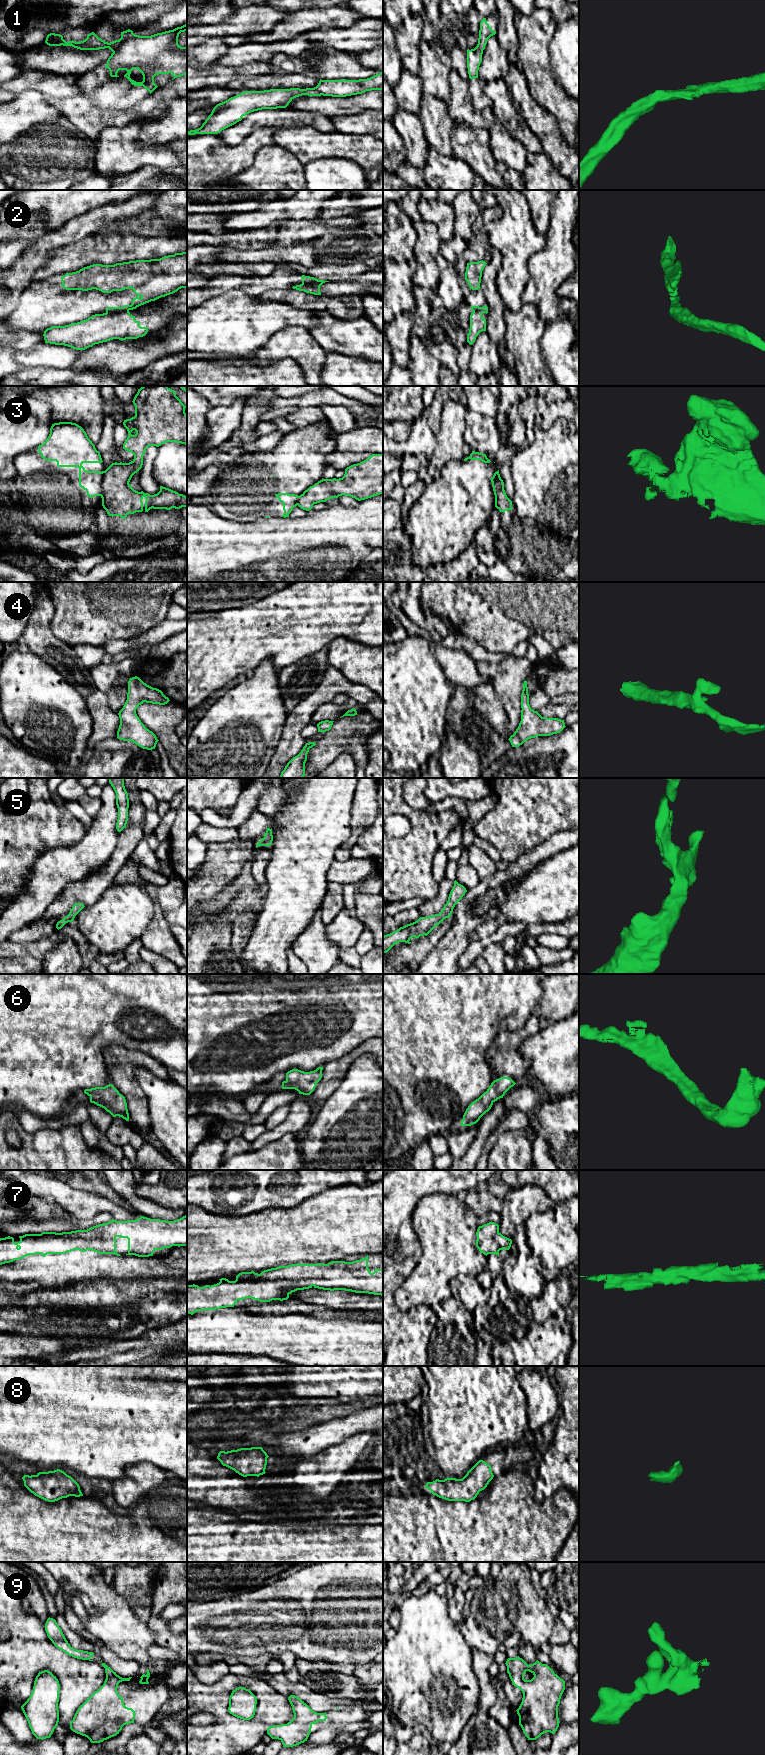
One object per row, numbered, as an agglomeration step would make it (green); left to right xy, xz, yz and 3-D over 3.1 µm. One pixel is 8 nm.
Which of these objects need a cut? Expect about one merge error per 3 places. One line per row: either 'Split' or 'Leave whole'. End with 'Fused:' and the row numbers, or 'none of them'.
1: Split
2: Split
3: Split
4: Leave whole
5: Leave whole
6: Leave whole
7: Leave whole
8: Leave whole
9: Leave whole
Fused: 1, 2, 3

